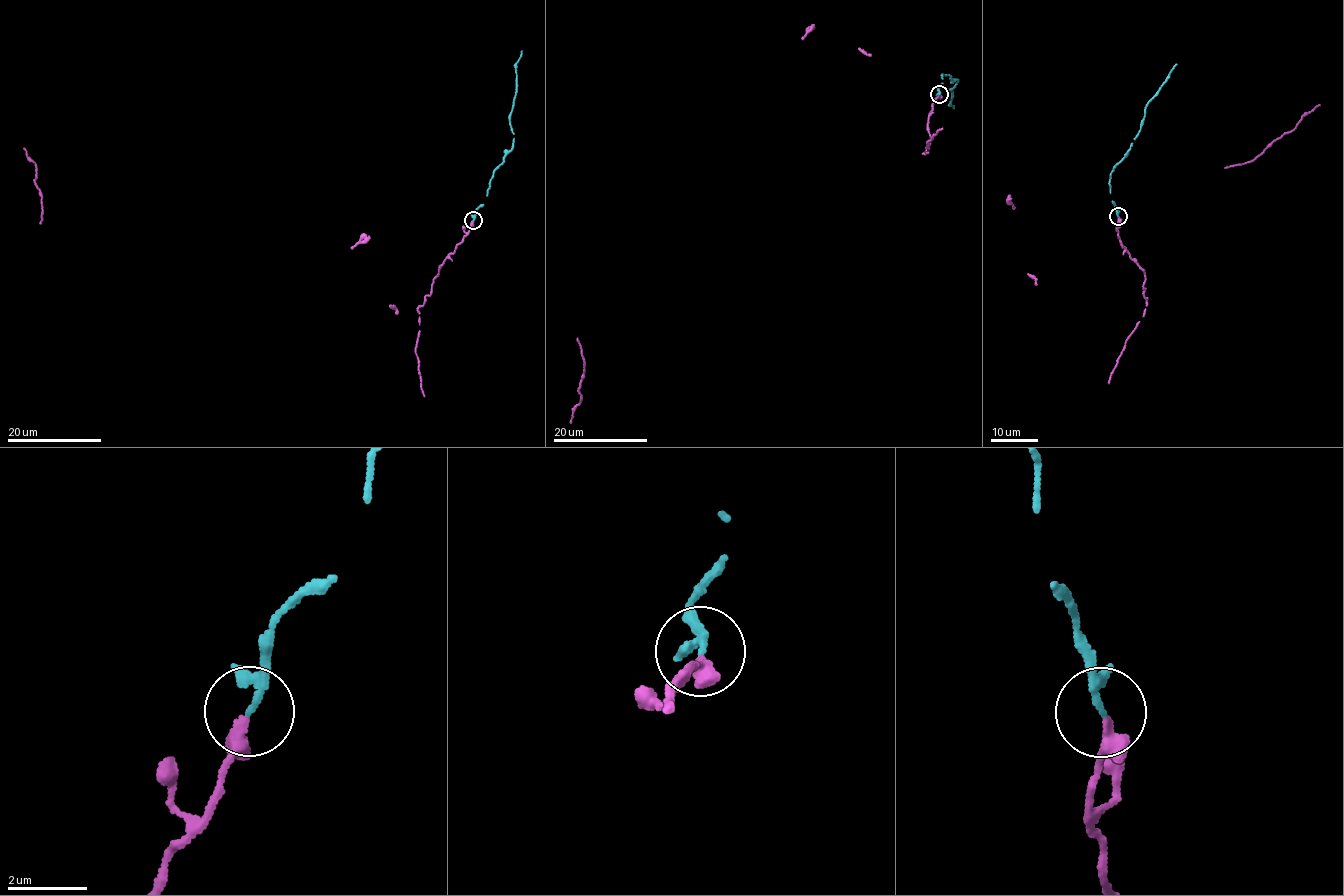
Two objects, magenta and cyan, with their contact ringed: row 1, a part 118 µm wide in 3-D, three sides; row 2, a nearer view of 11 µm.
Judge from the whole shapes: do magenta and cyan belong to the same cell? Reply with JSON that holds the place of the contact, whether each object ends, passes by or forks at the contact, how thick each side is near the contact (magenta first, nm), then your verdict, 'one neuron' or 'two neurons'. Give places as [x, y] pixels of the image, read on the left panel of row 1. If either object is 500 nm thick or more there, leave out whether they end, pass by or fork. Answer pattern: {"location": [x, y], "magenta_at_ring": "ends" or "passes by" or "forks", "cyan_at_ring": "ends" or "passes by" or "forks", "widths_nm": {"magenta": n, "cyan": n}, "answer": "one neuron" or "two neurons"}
{"location": [473, 220], "magenta_at_ring": "ends", "cyan_at_ring": "passes by", "widths_nm": {"magenta": 340, "cyan": 130}, "answer": "one neuron"}

